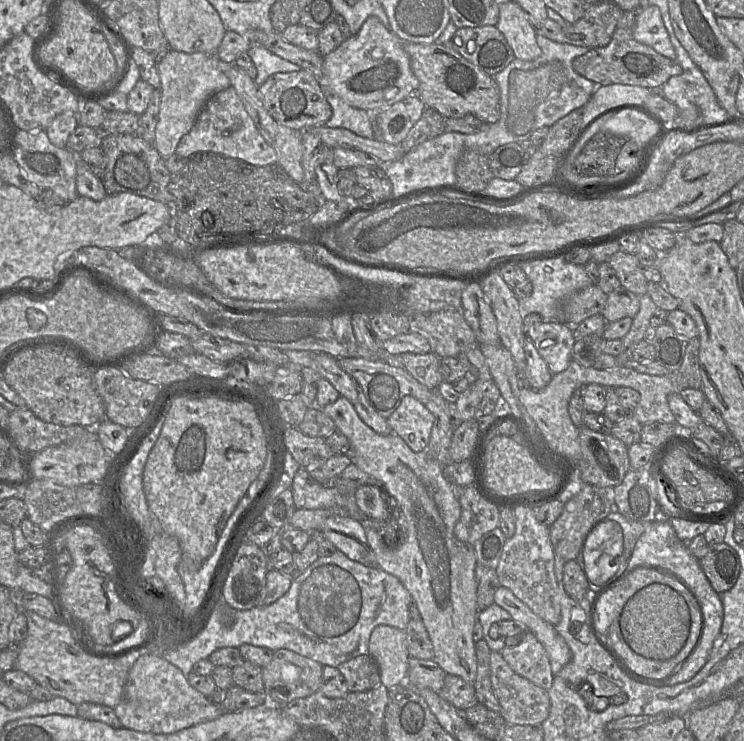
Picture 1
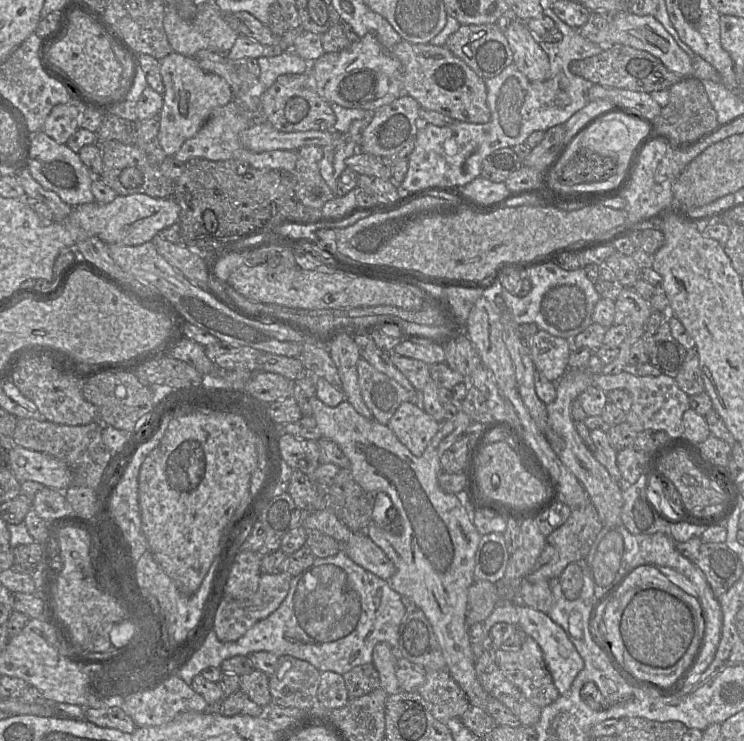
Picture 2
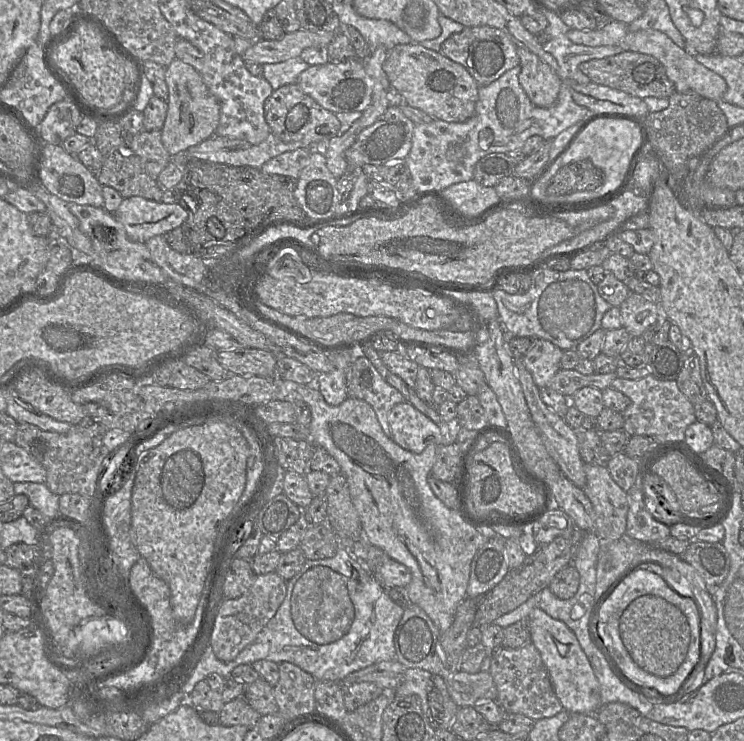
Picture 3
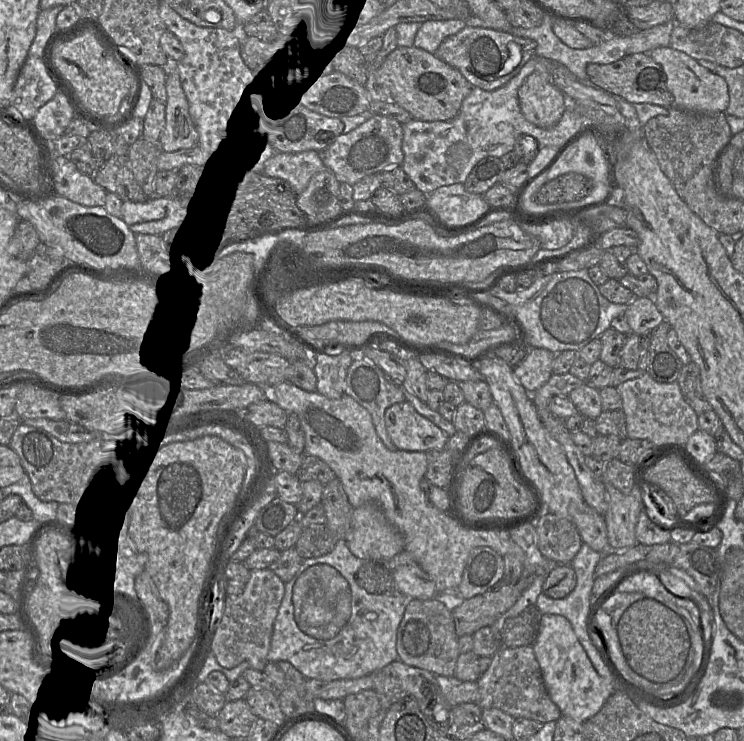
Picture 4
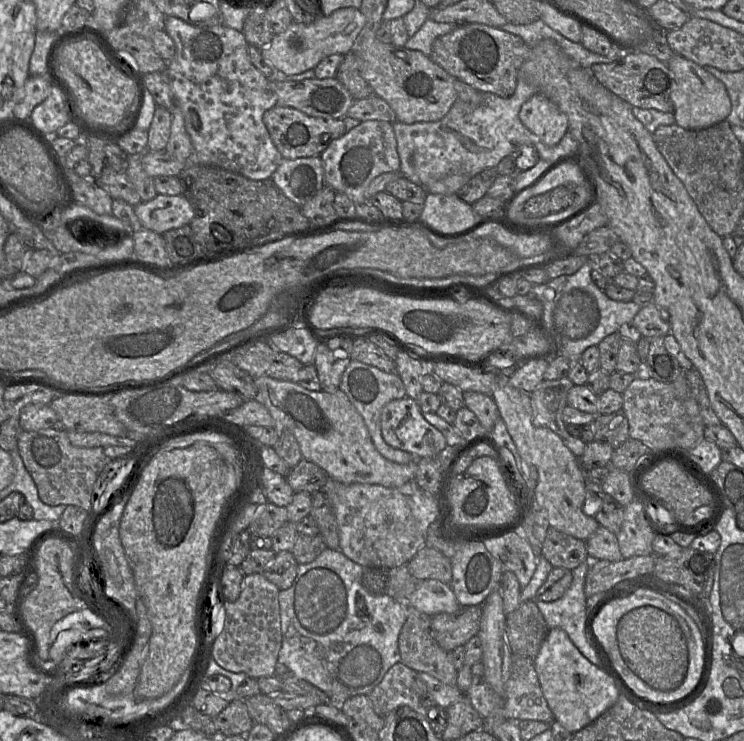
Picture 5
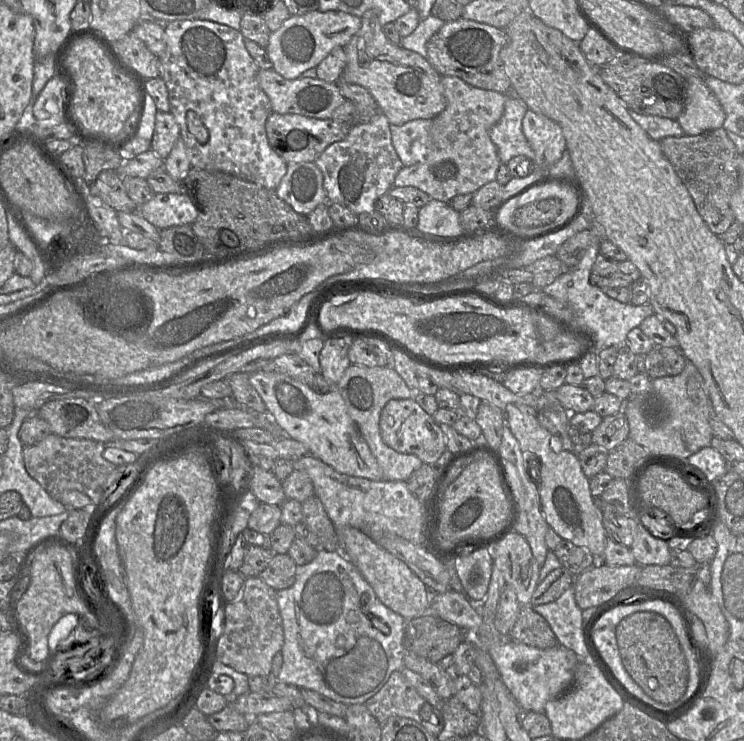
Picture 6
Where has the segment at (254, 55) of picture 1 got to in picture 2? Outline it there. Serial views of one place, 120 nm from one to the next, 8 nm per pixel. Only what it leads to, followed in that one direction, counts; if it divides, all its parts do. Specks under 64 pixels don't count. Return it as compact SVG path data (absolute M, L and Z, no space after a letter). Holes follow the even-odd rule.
M292 50L276 56L260 57L257 62L260 68L258 80L265 89L271 87L279 76L307 73L310 64Z

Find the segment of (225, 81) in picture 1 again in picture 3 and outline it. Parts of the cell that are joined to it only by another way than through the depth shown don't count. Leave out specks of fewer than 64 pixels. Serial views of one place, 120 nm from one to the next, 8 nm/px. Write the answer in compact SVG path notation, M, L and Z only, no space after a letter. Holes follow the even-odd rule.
M178 58L166 67L165 82L168 88L168 108L161 129L161 141L166 151L175 156L215 134L220 119L220 105L208 90L200 73Z

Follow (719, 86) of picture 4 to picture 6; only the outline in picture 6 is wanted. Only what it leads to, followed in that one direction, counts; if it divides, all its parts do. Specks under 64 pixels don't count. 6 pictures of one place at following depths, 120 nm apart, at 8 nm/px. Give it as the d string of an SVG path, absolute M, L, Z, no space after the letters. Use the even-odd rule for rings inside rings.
M690 77L686 81L685 108L677 119L685 134L696 136L723 127L725 112L704 79Z

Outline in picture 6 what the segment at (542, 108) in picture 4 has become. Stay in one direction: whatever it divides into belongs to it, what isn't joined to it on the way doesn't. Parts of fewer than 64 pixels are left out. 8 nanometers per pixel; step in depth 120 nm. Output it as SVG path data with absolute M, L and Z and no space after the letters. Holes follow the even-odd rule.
M528 109L522 120L522 130L535 153L535 168L549 170L560 160L566 140L558 123Z

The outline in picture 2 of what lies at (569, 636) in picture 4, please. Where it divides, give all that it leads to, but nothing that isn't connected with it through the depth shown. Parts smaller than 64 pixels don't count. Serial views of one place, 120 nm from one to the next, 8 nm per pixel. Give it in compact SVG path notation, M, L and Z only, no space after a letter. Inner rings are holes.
M522 603L518 604L519 623L527 636L533 638L540 646L544 661L551 674L554 685L560 695L568 693L577 674L583 669L584 661L579 655L577 649L568 638L561 626L556 624L548 615L535 610Z

